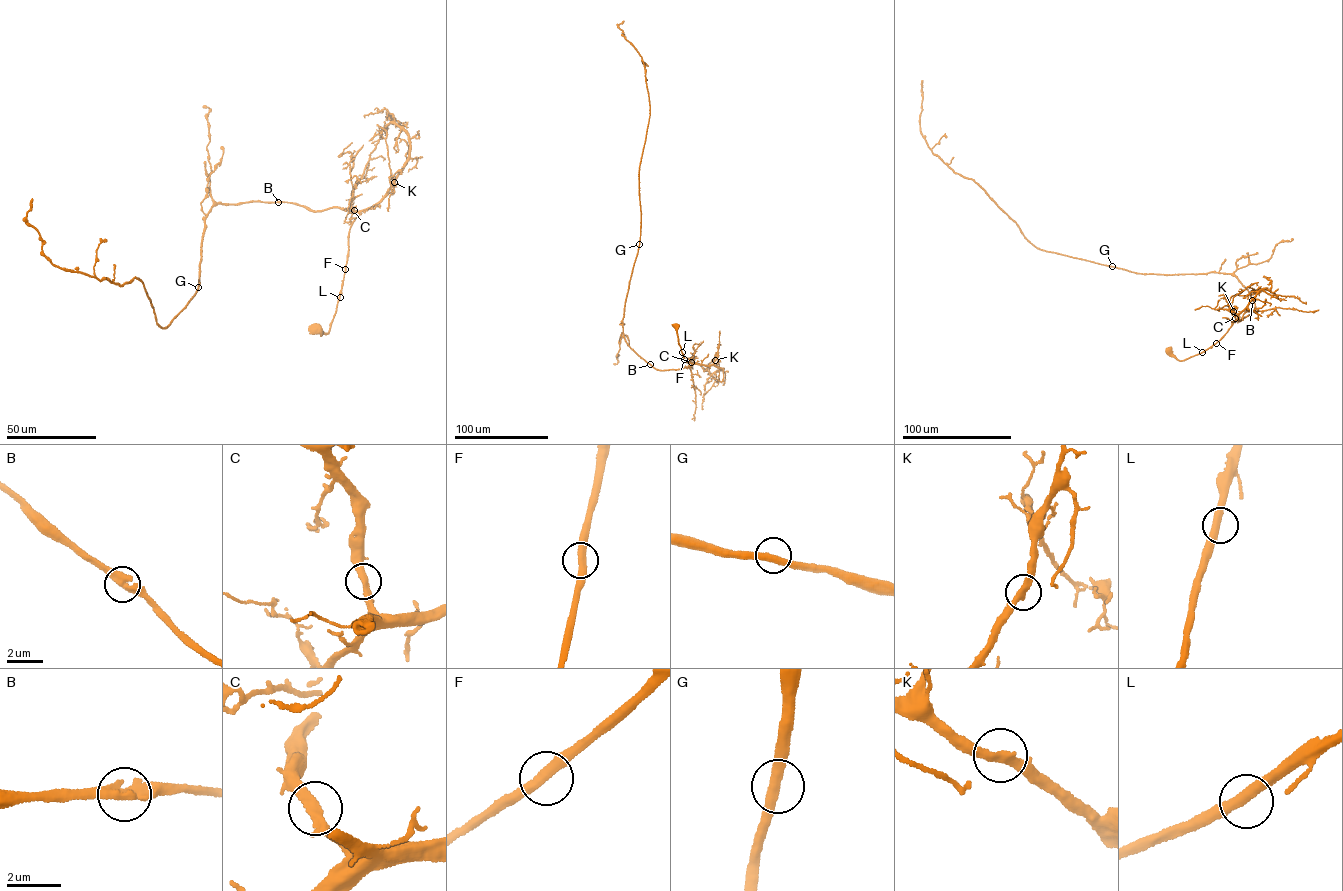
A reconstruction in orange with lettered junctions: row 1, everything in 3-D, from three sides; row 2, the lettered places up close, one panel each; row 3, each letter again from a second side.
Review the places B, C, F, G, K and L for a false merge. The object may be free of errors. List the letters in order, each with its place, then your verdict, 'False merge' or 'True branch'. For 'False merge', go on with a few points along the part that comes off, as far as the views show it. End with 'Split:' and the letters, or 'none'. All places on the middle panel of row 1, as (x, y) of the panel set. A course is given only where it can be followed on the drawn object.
B: Place: (650, 364). True branch
C: Place: (691, 362). True branch
F: Place: (684, 359). True branch
G: Place: (639, 244). True branch
K: Place: (715, 360). True branch
L: Place: (682, 352). True branch
Split: none

